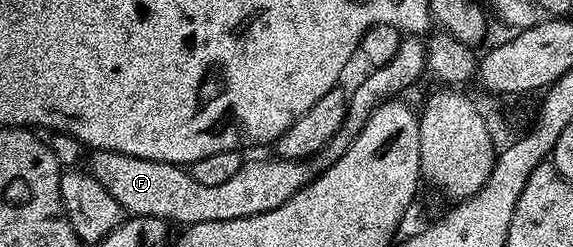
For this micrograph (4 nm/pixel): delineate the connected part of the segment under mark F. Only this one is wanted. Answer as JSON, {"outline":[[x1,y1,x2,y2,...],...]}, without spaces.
{"outline":[[416,33,405,34,398,45,398,53,394,53,394,57,390,62,381,67,371,68,367,72,369,75,353,91,350,91,348,95,348,115,344,118,344,123,338,129,338,133,334,133,332,140,321,151,317,151,315,155,305,160,281,159,279,157,252,159,249,163,247,160,241,162,238,173,234,173,234,177,229,177,223,185,198,185,198,181,194,181,191,170,185,169,183,166,175,163,150,161,146,158,130,157,129,154,112,150,95,150,91,154,93,156,89,156,88,162,90,161,90,165,88,165,88,169,91,175,118,201,120,207,123,207,125,212,133,216,152,216,171,221,173,224,176,222,180,223,179,225,187,225,201,223,202,221,234,221,238,217,254,217,258,213,270,213,270,209,278,209,278,205,290,201,290,197,294,197,294,193,298,193,307,183,311,183,327,167,334,165,334,161,338,161,338,157,342,157,342,153,346,153,346,149,350,149,354,137,358,137,358,133,362,133,366,121,372,116,378,104,382,100,399,96,404,93,400,91,414,86,419,81,420,74,422,76,425,74,427,65,428,49,425,40]]}

